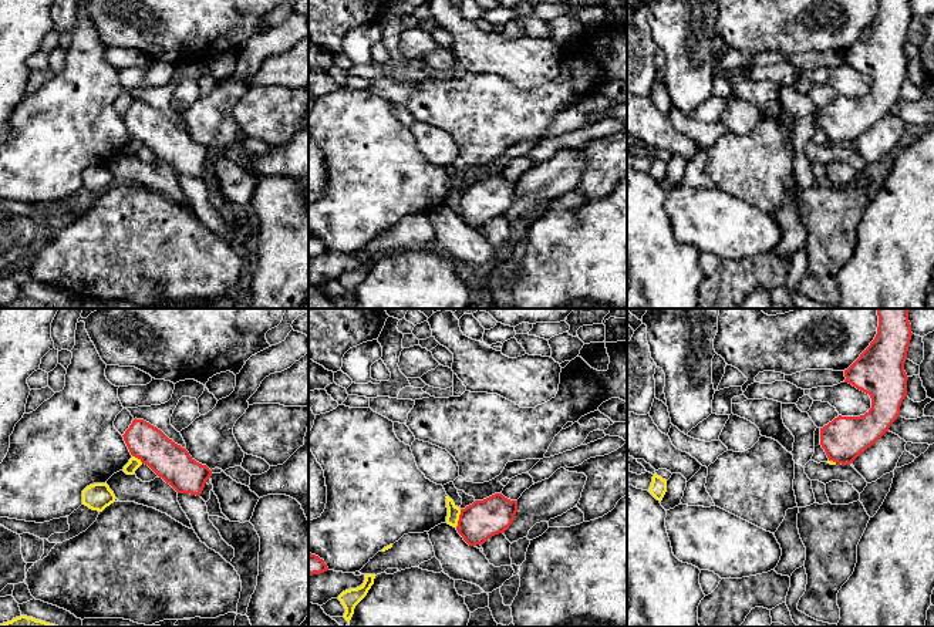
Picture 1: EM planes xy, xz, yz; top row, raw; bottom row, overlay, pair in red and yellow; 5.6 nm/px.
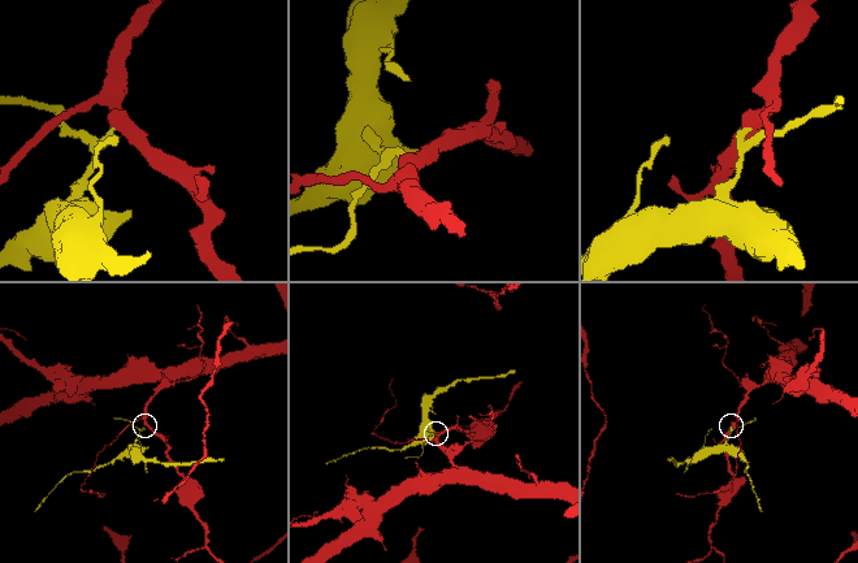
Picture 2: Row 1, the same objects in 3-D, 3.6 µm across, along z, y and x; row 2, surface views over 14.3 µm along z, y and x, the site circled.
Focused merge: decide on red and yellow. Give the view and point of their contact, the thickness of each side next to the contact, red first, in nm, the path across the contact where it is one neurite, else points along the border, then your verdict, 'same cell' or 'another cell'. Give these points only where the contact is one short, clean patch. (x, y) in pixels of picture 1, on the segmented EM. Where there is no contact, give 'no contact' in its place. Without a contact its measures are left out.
meets red in xz at (459, 518); 220 nm thick on the red side, 70 nm on the other; border along xz (461, 509), (455, 526); another cell

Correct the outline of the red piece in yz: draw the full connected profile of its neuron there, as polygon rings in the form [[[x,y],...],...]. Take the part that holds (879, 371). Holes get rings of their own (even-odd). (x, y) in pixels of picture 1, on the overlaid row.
[[[877,309],[874,340],[844,370],[844,382],[869,394],[871,408],[860,417],[839,415],[820,428],[820,445],[829,461],[853,463],[900,417],[908,380],[904,363],[913,336],[908,311],[910,309]]]

